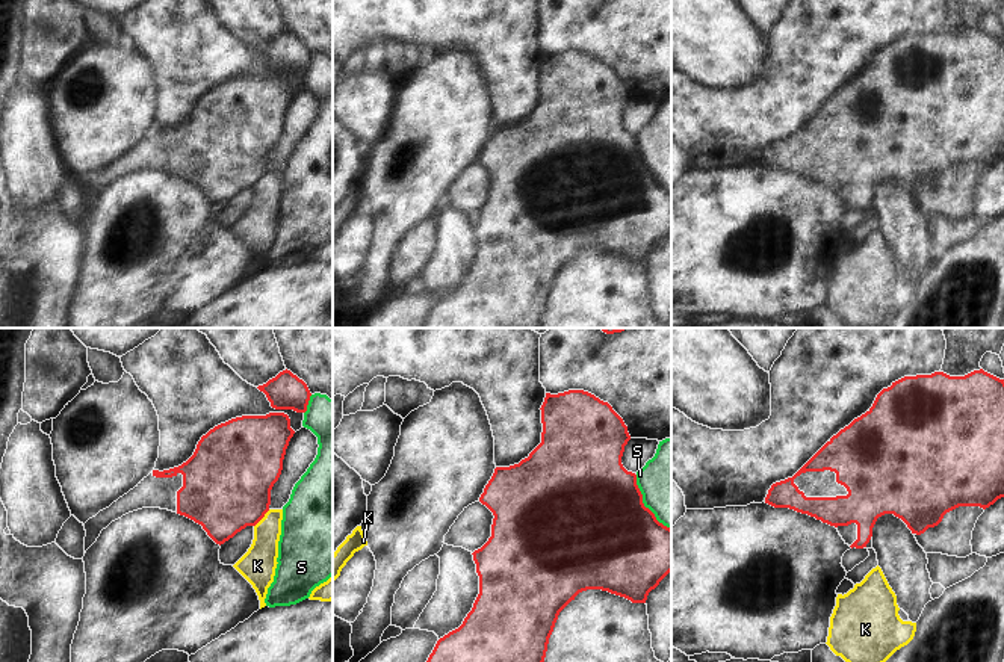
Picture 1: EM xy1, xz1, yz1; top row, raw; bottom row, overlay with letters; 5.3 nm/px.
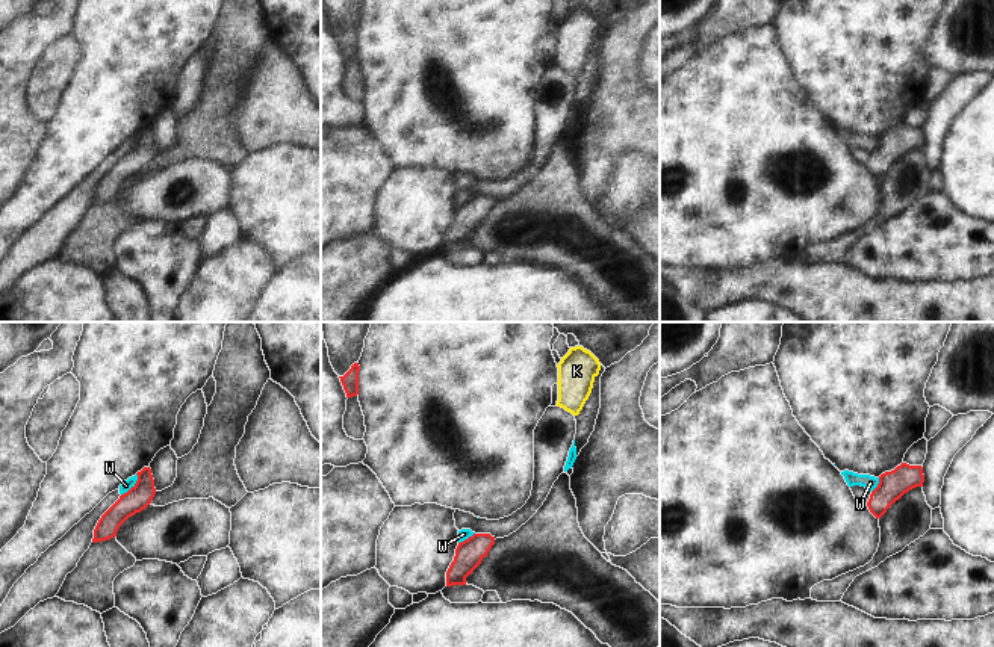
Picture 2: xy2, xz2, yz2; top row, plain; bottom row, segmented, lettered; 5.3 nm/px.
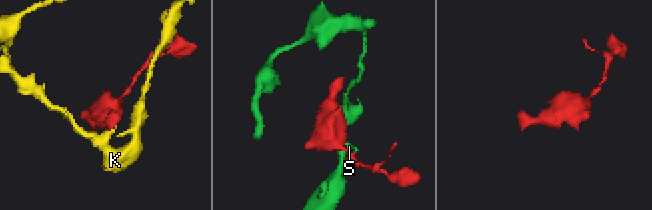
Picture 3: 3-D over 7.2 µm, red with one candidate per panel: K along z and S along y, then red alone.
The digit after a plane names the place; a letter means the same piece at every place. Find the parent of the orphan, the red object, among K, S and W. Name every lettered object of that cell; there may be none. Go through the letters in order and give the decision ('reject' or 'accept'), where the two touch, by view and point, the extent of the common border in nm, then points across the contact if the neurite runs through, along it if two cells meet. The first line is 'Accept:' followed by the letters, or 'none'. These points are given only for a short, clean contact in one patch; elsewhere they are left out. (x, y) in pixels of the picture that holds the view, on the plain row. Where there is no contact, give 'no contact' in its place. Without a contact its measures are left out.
Accept: none
K: reject | xy1 (262, 179) | 130 nm | along xy1 (269, 171), (254, 188)
S: reject | xy1 (307, 65) | 110 nm
W: reject | xy2 (132, 148) | 150 nm | along xy2 (136, 135), (136, 142), (121, 156)

